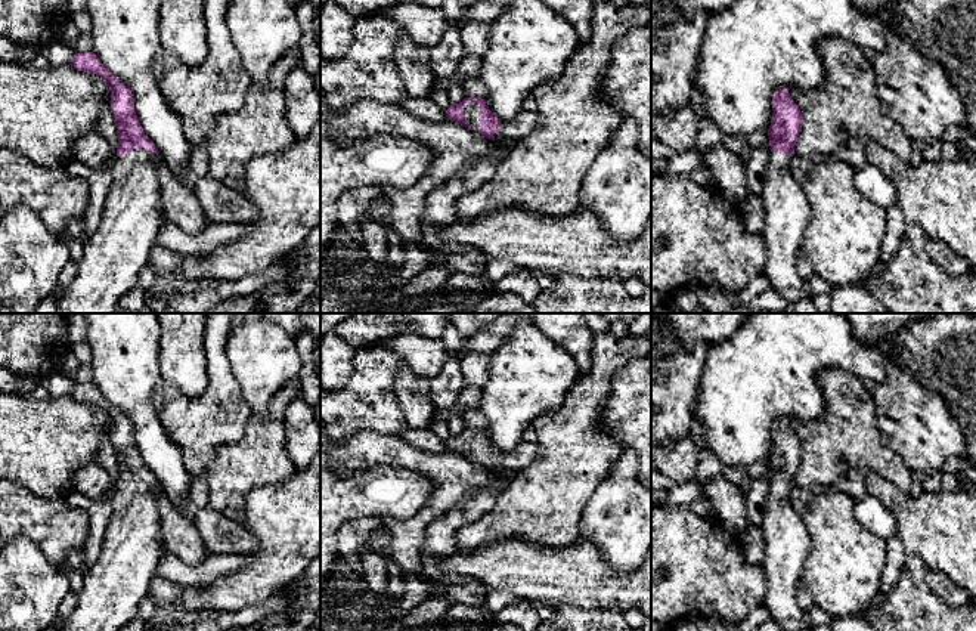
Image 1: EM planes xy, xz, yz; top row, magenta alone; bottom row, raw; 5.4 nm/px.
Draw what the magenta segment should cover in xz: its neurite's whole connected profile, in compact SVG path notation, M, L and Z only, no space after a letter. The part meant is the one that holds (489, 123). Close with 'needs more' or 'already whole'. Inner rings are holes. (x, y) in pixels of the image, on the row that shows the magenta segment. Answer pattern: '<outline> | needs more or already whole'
M465 98L459 103L450 103L446 109L446 115L449 120L492 140L520 140L533 132L539 120L537 112L524 108L512 120L501 120L480 98Z | needs more

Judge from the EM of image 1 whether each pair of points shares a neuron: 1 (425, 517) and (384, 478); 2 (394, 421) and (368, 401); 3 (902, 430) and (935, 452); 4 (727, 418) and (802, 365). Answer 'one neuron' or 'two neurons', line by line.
1: two neurons
2: one neuron
3: one neuron
4: one neuron

